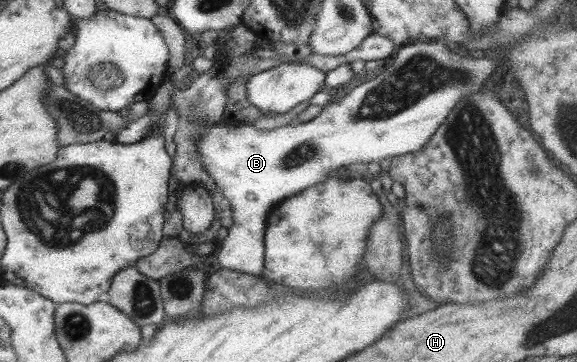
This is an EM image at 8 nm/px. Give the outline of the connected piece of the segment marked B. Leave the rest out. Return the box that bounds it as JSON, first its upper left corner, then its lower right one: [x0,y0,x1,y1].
[196,42,503,275]

